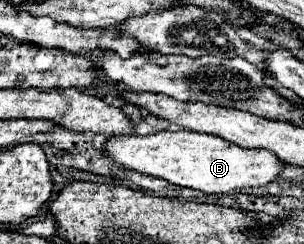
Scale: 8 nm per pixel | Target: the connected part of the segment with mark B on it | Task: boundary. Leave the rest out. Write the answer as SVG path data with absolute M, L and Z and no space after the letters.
M177 130L177 132L157 132L153 136L125 136L109 138L105 142L107 152L117 164L137 170L141 174L163 178L175 186L195 188L205 194L229 194L243 188L257 188L273 182L285 162L279 160L269 150L241 148L213 134Z

